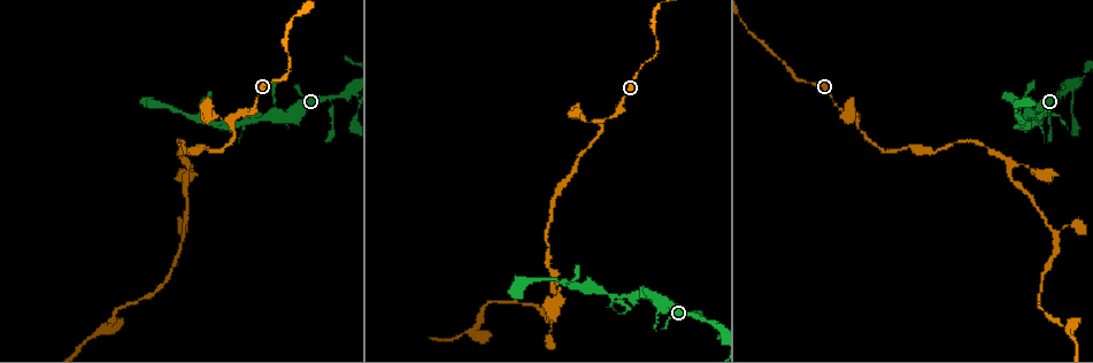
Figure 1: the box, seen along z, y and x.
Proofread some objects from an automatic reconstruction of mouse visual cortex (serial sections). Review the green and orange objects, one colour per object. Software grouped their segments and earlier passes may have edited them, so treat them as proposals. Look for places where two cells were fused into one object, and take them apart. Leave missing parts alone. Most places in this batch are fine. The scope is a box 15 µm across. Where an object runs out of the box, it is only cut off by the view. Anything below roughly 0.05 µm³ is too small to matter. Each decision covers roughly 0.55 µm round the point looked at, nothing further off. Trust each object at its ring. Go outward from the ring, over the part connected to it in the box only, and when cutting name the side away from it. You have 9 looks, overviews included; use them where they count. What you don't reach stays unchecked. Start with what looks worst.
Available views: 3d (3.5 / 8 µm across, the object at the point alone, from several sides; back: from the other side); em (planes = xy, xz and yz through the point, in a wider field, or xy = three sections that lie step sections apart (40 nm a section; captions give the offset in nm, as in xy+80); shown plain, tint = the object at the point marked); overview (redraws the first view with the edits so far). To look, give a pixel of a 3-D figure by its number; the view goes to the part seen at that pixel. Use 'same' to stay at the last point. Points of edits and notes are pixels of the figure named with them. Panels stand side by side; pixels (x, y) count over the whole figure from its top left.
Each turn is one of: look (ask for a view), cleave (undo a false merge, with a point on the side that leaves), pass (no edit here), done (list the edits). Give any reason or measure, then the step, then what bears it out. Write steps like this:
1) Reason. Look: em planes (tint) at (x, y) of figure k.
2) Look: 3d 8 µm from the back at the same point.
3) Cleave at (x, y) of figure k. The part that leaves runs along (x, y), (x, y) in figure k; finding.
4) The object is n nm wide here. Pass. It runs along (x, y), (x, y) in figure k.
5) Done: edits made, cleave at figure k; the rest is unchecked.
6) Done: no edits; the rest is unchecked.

Thin neck. Look: 3d 3.5 µm at (251, 120) of figure 1.

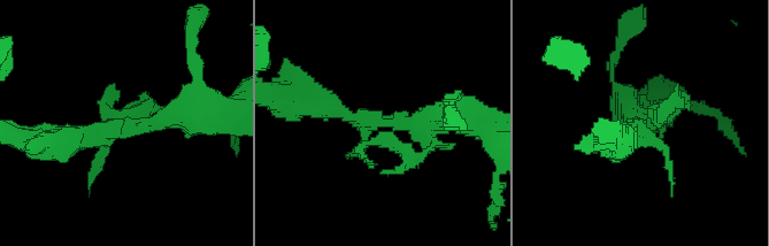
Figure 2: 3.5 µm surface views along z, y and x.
Look: em xy step 5 (tint) at (126, 129) of figure 2.

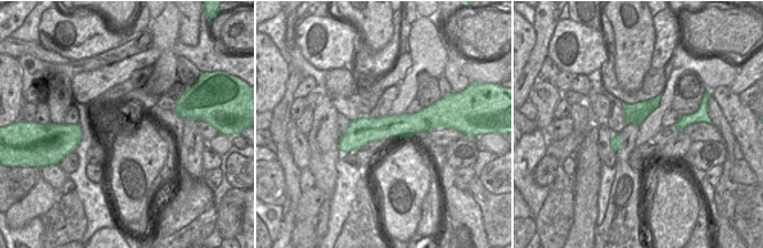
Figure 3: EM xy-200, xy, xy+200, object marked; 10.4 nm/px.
Cleave at (112, 113) of figure 2. A second cell is stuck on.

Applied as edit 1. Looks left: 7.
Look: overview.

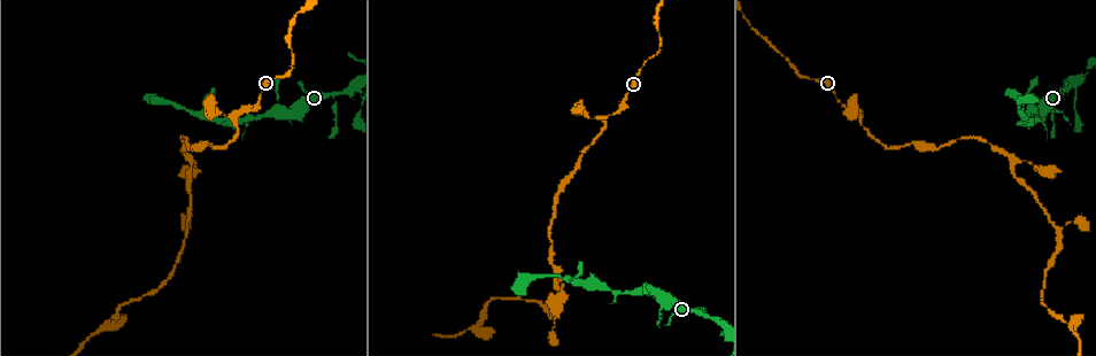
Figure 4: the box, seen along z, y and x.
A narrow waist. Look: 3d 3.5 µm from the back at (1024, 114) of figure 4.

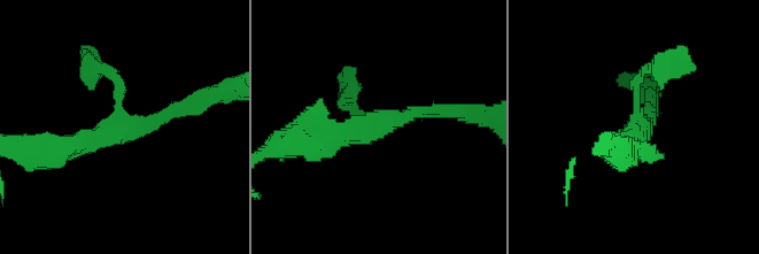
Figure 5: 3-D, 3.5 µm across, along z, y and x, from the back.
3 arms meet here; the arms are 150, 150, 350 nm wide. Look: em planes (tint) at (375, 125) of figure 5.

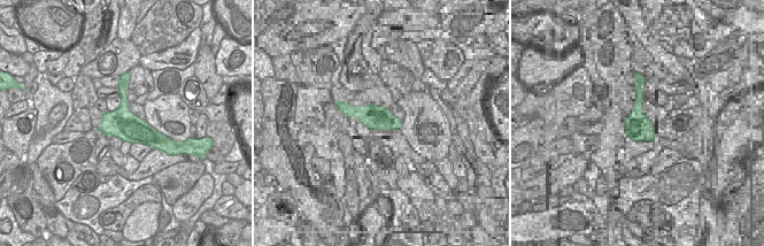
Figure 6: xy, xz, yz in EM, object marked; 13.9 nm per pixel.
The object is 420 nm wide here. Pass. It runs along (51, 153), (188, 107) in figure 5; one cell here.

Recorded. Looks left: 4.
Arms part here. Look: 3d 3.5 µm at (600, 117) of figure 4.

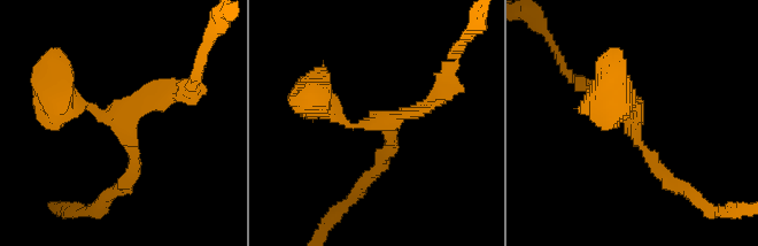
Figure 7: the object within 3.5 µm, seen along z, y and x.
3 arms meet here; the arms are 200, 200, 200 nm wide. Look: em planes (tint) at (384, 119) of figure 7.

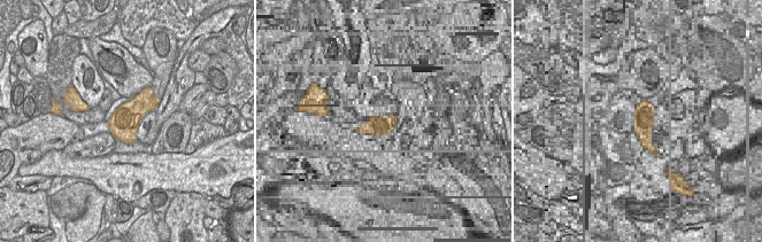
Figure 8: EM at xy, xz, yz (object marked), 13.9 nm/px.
Pass. It runs along (604, 93), (634, 104), (634, 136), (670, 182) in figure 7; one cell here.

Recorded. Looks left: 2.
Branch point. Look: 3d 3.5 µm at (1057, 232) of figure 4.

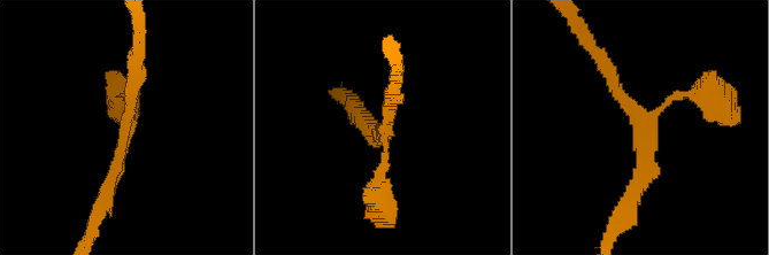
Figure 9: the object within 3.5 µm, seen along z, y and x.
Look: em xy step 2 (tint) at (381, 128) of figure 9.

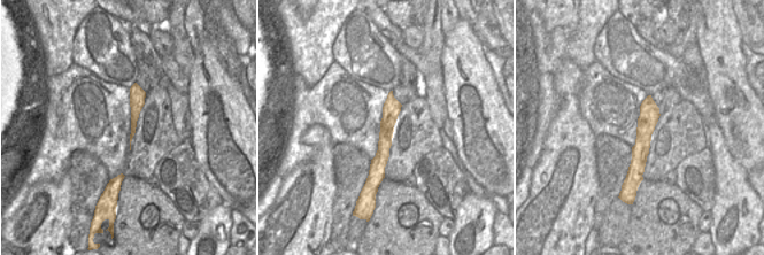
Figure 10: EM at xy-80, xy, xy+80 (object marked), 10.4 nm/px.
The object is 190 nm wide here. Pass. It runs along (136, 60), (125, 141), (104, 194) in figure 9; all the same cell.

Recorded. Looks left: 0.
Done: edits made, cleave at figure 2; the rest is unchecked.

